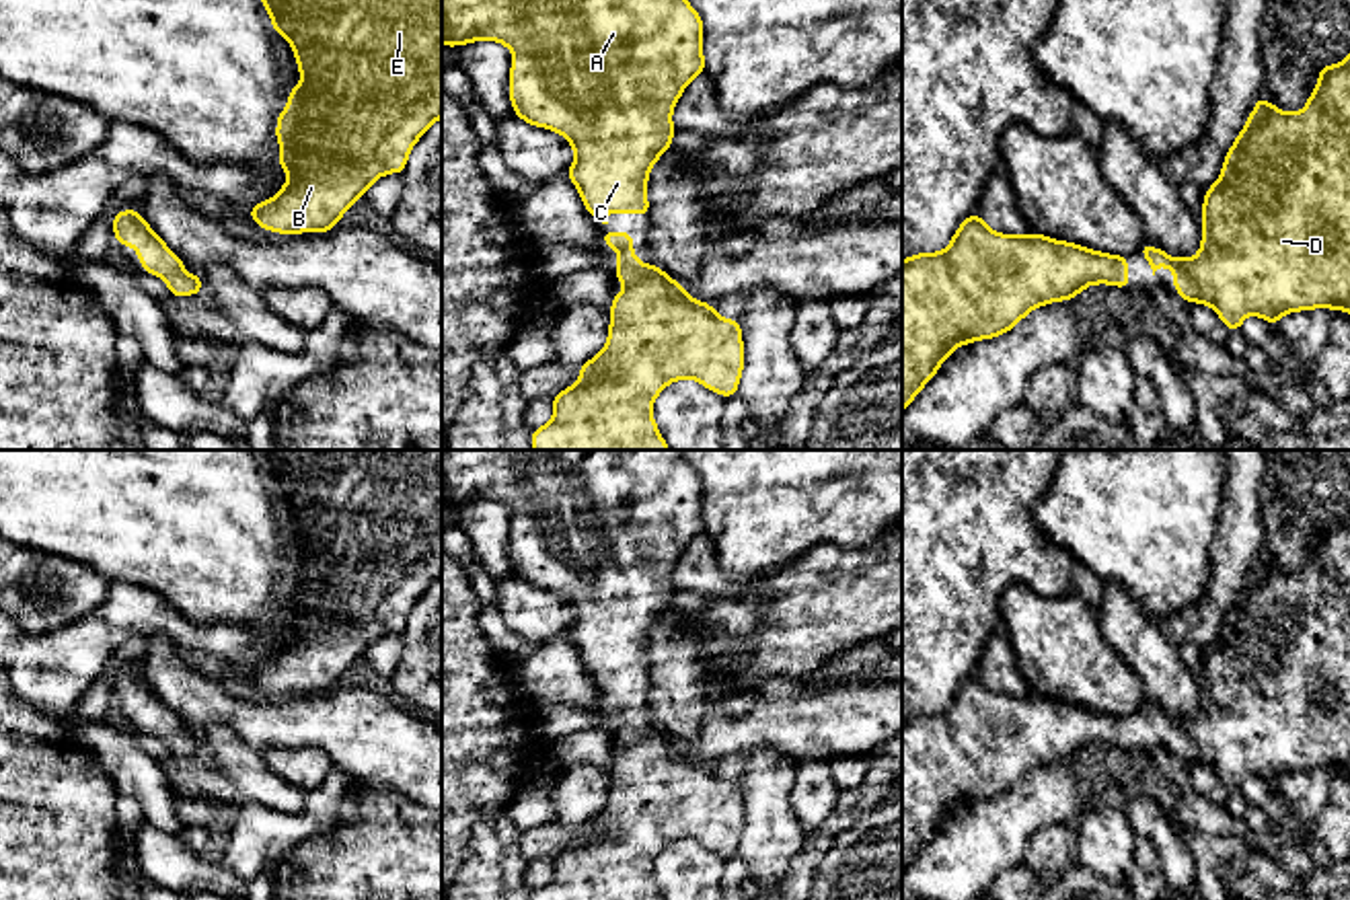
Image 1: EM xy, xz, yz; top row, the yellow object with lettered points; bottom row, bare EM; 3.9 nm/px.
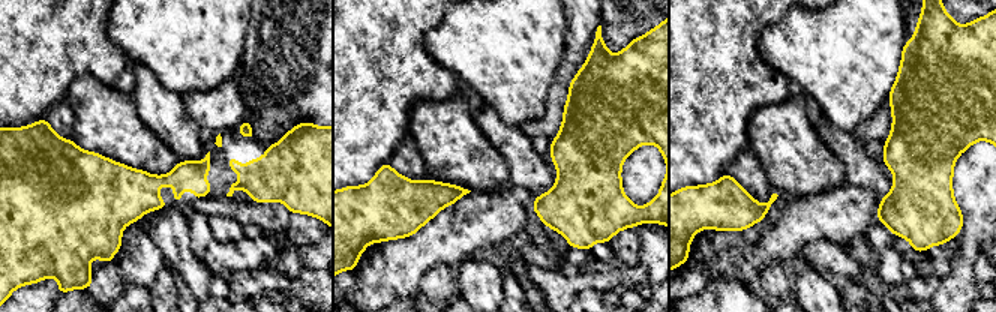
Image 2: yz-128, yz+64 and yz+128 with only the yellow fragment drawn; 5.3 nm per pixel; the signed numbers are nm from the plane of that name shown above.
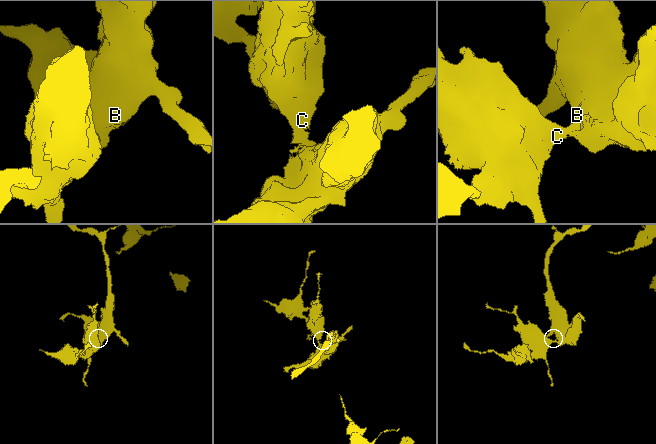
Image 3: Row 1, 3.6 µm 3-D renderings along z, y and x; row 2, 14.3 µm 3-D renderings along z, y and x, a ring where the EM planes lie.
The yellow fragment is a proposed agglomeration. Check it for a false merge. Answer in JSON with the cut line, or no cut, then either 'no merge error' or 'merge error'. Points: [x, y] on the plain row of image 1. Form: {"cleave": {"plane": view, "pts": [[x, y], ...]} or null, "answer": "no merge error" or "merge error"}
{"cleave": null, "answer": "no merge error"}

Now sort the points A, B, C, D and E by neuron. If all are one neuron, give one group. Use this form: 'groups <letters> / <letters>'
groups A B C D E

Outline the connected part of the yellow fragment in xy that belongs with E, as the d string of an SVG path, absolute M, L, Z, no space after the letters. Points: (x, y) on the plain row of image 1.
M257 450L275 493L286 497L302 534L296 549L290 549L290 563L277 577L275 598L282 606L279 623L290 639L279 653L269 662L259 662L247 674L265 690L296 695L296 692L327 692L337 686L339 678L360 655L382 635L403 633L407 616L423 592L442 577L442 450Z

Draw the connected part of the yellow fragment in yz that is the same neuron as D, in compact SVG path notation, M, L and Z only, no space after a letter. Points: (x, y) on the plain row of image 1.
M1350 516L1336 526L1323 526L1317 538L1317 549L1309 557L1305 569L1301 573L1284 573L1278 567L1270 565L1262 555L1258 557L1255 569L1249 573L1247 586L1237 596L1233 608L1225 616L1223 633L1218 641L1204 651L1204 668L1202 668L1202 707L1194 719L1175 719L1165 711L1155 711L1153 703L1145 703L1140 713L1147 717L1153 736L1161 725L1167 725L1175 738L1173 748L1186 762L1202 762L1216 771L1229 791L1239 789L1247 775L1258 775L1270 785L1278 785L1282 775L1295 771L1311 771L1311 768L1334 768L1350 773Z

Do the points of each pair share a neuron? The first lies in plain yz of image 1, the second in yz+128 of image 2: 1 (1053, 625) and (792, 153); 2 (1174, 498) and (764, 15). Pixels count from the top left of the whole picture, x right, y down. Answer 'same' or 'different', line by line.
1: same
2: different

